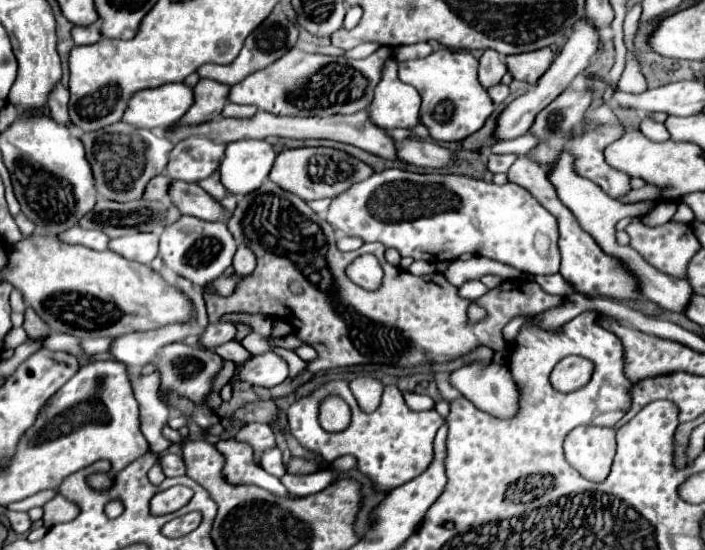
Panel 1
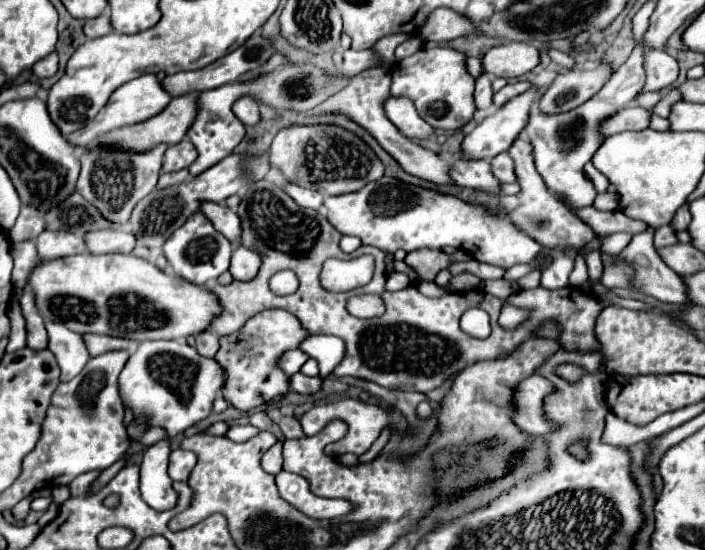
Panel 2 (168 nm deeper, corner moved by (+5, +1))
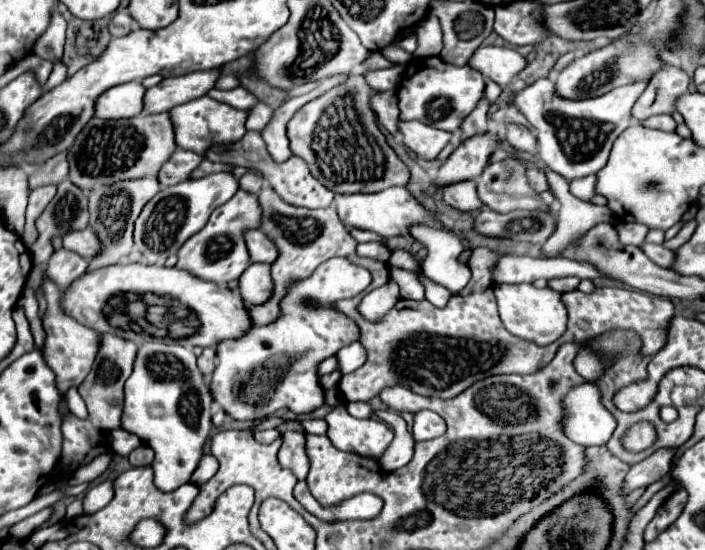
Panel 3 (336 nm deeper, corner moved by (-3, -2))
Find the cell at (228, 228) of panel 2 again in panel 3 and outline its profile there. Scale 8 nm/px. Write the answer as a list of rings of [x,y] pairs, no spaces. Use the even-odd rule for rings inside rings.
[[[249,230],[249,232],[245,232],[245,238],[247,238],[247,248],[249,248],[249,254],[251,254],[251,262],[273,264],[277,260],[279,250],[261,230]]]

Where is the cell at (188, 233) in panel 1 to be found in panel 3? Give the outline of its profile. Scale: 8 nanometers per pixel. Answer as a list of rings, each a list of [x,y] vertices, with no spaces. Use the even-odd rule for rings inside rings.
[[[239,188],[229,202],[225,202],[223,206],[219,206],[211,214],[205,228],[199,230],[197,234],[193,234],[181,246],[181,250],[177,254],[179,256],[177,266],[199,276],[199,278],[203,278],[203,280],[215,282],[215,284],[227,284],[231,280],[237,280],[245,272],[247,264],[251,262],[243,234],[247,230],[259,228],[261,216],[263,216],[263,210],[259,208],[257,194],[251,194],[251,192],[245,192]]]

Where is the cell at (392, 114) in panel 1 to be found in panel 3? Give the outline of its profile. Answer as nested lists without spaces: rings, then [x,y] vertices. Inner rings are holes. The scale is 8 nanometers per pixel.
[[[399,122],[399,132],[403,134],[403,144],[423,160],[435,160],[451,140],[451,132],[443,132],[421,122]]]

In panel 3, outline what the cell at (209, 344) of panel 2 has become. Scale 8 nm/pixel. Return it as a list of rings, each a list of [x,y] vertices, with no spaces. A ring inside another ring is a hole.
[[[205,348],[203,354],[197,358],[197,364],[199,364],[199,370],[203,372],[203,378],[209,380],[211,372],[215,370],[215,362],[217,362],[217,356],[215,356],[215,348]]]

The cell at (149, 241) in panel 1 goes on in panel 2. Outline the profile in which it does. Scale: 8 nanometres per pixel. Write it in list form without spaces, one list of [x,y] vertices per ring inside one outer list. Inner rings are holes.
[[[99,229],[85,235],[89,253],[131,253],[135,249],[137,237],[119,229]]]

